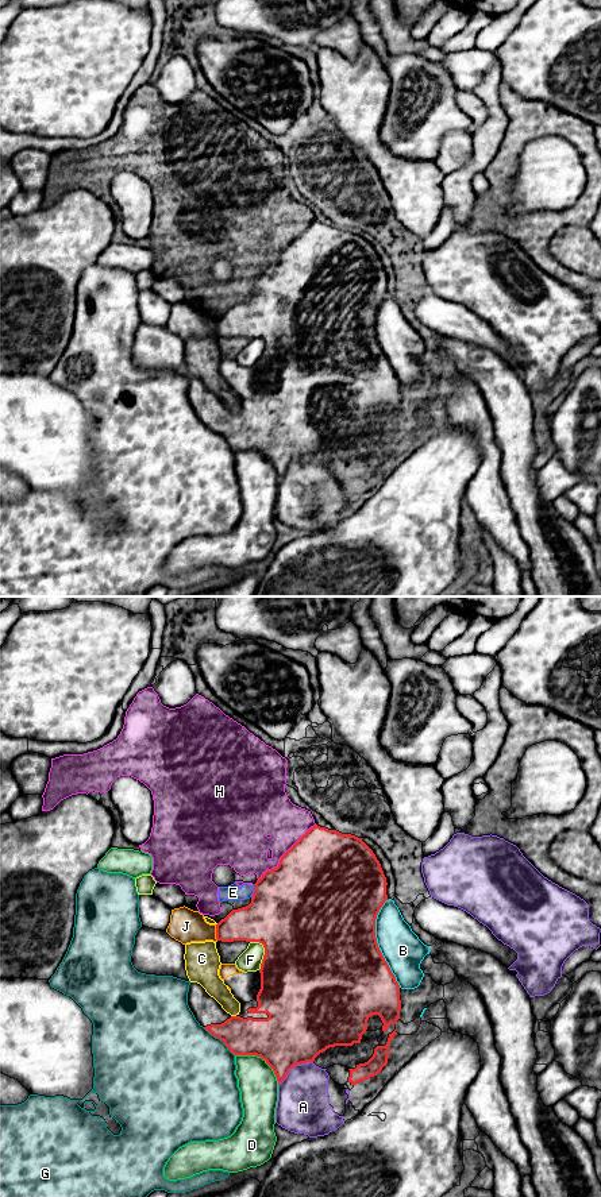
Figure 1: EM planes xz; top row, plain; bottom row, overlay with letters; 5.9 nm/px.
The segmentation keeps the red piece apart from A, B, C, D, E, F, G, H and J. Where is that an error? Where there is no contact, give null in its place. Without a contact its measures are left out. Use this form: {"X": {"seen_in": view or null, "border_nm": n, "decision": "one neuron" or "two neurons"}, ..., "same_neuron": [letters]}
{"A": {"seen_in": "xz", "border_nm": 240, "decision": "two neurons"}, "B": {"seen_in": "xz", "border_nm": 550, "decision": "two neurons"}, "C": {"seen_in": "xz", "border_nm": 30, "decision": "two neurons"}, "D": {"seen_in": "xz", "border_nm": 320, "decision": "two neurons"}, "E": {"seen_in": "xz", "border_nm": 90, "decision": "two neurons"}, "F": {"seen_in": "xz", "border_nm": 190, "decision": "two neurons"}, "G": {"seen_in": "xz", "border_nm": 260, "decision": "two neurons"}, "H": {"seen_in": "xz", "border_nm": 480, "decision": "two neurons"}, "J": {"seen_in": "xz", "border_nm": 100, "decision": "one neuron"}, "same_neuron": ["J"]}

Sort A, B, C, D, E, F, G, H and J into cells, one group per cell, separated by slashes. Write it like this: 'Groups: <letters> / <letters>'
Groups: A / B / C / D / E H / F / G / J

